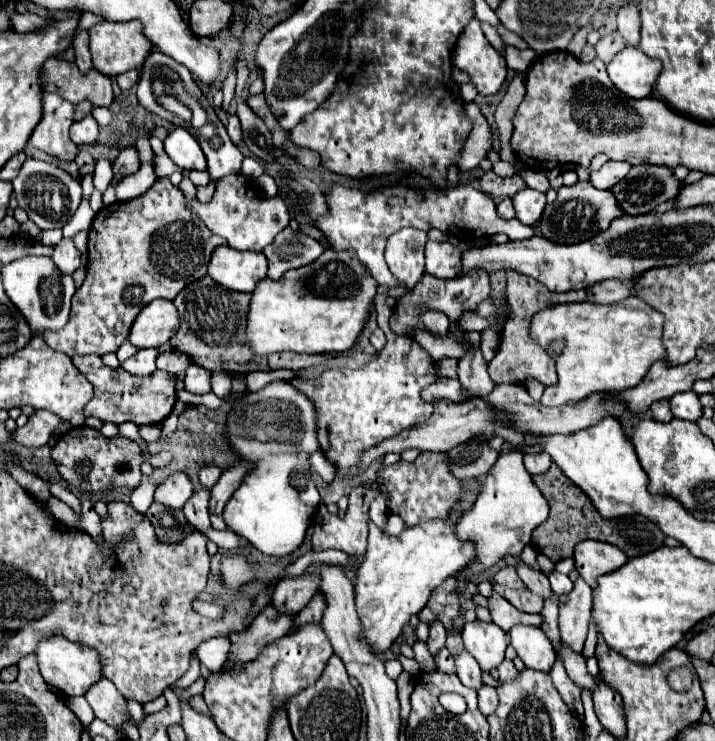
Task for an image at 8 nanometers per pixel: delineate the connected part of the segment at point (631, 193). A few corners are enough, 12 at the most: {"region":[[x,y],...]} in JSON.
{"region":[[638,165],[612,187],[626,215],[674,199],[672,169]]}

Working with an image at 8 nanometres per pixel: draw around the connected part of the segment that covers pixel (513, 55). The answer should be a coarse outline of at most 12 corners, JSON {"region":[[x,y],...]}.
{"region":[[507,46],[508,68],[525,73],[538,56],[529,48]]}

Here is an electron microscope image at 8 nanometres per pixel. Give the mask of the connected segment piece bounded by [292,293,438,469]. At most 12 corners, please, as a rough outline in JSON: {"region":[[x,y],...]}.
{"region":[[392,333],[356,371],[292,385],[314,401],[320,449],[338,469],[434,411],[438,379],[414,339]]}

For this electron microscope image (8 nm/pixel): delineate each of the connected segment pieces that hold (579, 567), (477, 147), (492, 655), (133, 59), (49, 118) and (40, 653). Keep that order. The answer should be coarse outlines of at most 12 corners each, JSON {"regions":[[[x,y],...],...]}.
{"regions":[[[610,543],[576,545],[576,571],[592,589],[622,567],[626,555]],[[472,101],[466,113],[472,133],[460,155],[460,171],[470,171],[492,149],[492,129]],[[466,623],[464,649],[482,671],[504,661],[508,635],[494,623]],[[140,21],[90,29],[94,69],[140,69],[154,45]],[[44,93],[44,117],[30,143],[62,161],[78,147],[68,129],[74,105]],[[56,637],[34,653],[44,681],[70,697],[102,679],[92,647]]]}

